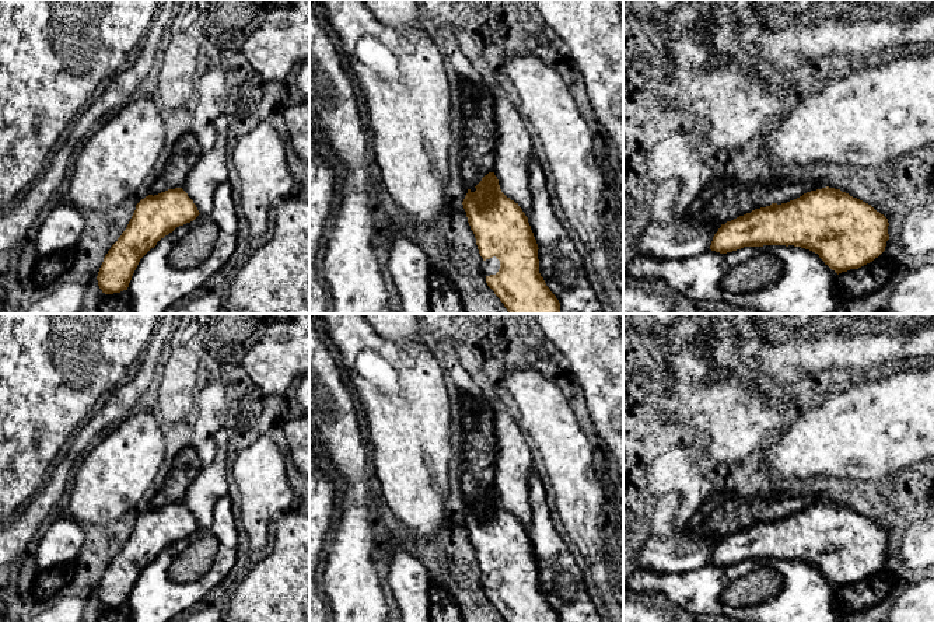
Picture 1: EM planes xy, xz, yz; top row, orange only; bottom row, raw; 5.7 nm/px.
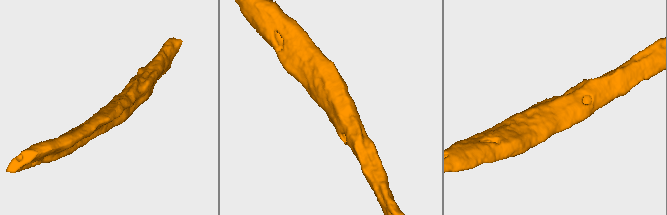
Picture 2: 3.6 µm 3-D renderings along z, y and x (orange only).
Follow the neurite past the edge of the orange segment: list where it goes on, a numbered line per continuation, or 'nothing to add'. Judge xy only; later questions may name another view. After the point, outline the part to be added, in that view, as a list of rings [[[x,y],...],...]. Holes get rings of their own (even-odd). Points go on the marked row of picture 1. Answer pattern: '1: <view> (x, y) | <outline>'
nothing to add

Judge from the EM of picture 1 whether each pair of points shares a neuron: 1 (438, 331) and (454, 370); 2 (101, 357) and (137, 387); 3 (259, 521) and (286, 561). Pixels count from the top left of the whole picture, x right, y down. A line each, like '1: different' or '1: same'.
1: same
2: different
3: different

